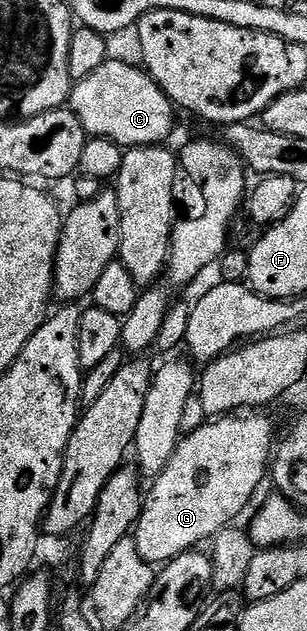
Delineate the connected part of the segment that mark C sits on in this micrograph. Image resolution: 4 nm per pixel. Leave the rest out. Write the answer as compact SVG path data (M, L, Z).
M108 59L89 79L74 82L69 107L81 119L83 132L88 138L103 137L120 147L162 146L175 129L176 106L167 98L167 92L157 84L151 74L137 65L126 65Z

